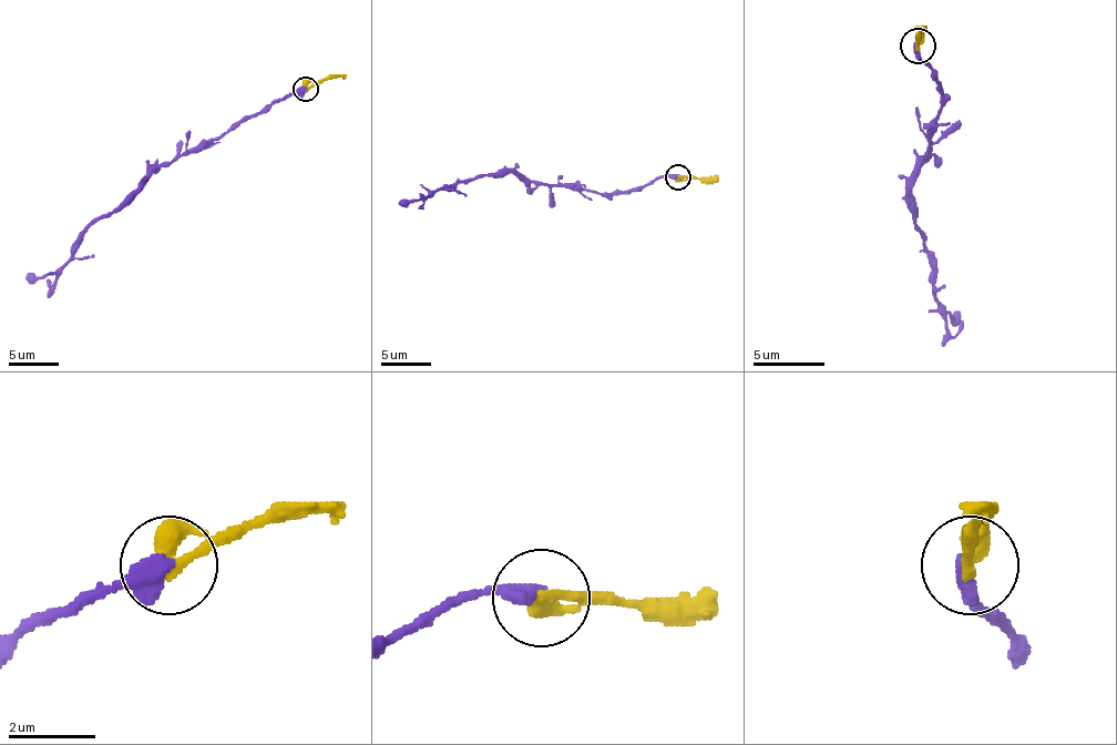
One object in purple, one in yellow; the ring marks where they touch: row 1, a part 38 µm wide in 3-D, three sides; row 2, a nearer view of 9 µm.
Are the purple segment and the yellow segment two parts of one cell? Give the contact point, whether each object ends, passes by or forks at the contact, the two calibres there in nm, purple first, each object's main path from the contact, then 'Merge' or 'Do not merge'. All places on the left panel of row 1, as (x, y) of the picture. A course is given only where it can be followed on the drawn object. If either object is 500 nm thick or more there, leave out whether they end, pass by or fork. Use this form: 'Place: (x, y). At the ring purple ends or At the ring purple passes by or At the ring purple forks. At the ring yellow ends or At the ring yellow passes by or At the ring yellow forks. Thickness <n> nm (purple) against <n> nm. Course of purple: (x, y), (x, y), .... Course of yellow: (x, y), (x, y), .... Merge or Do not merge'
Place: (306, 89). Thickness 460 nm (purple) against 550 nm. Course of purple: (305, 88), (237, 120), (217, 138), (163, 163), (115, 207), (88, 227), (50, 289), (45, 279). Course of yellow: (305, 88), (339, 75), (345, 78). Merge

